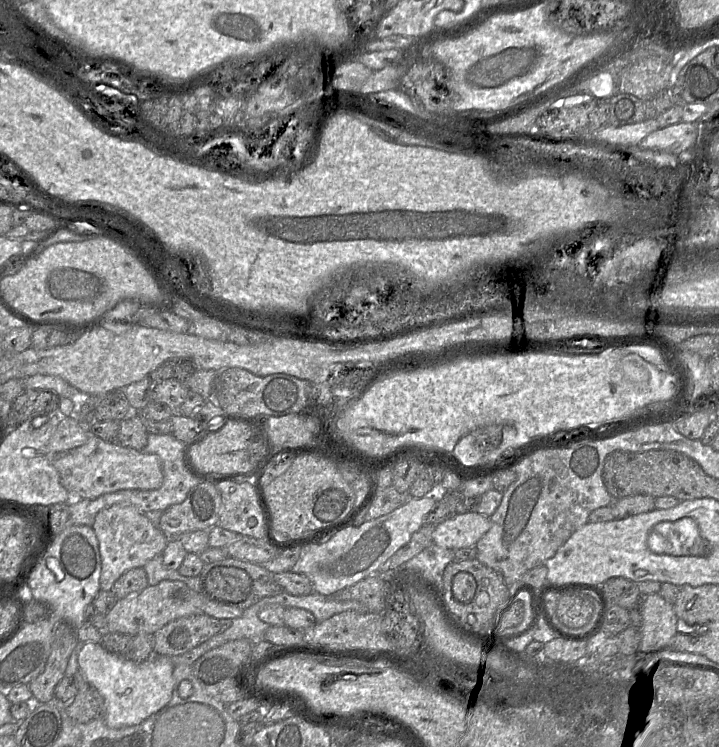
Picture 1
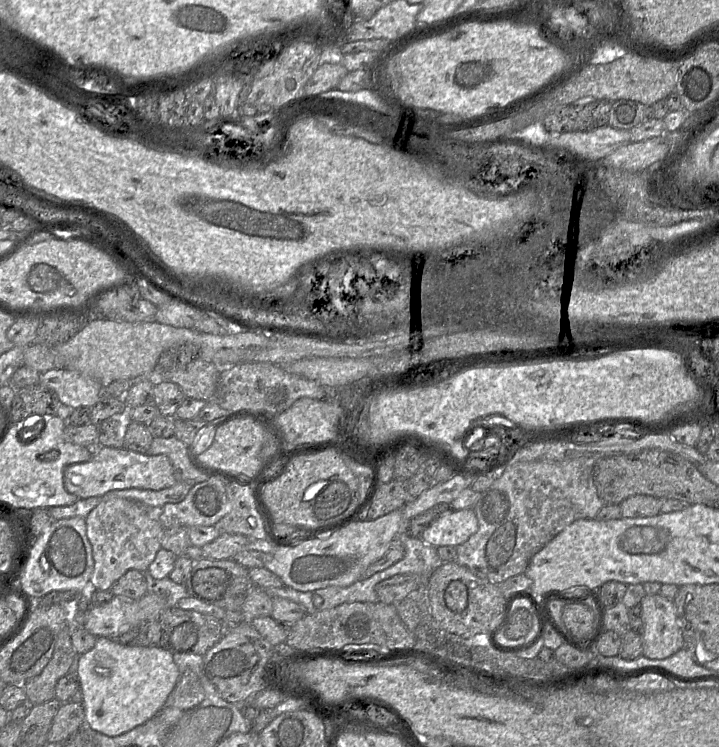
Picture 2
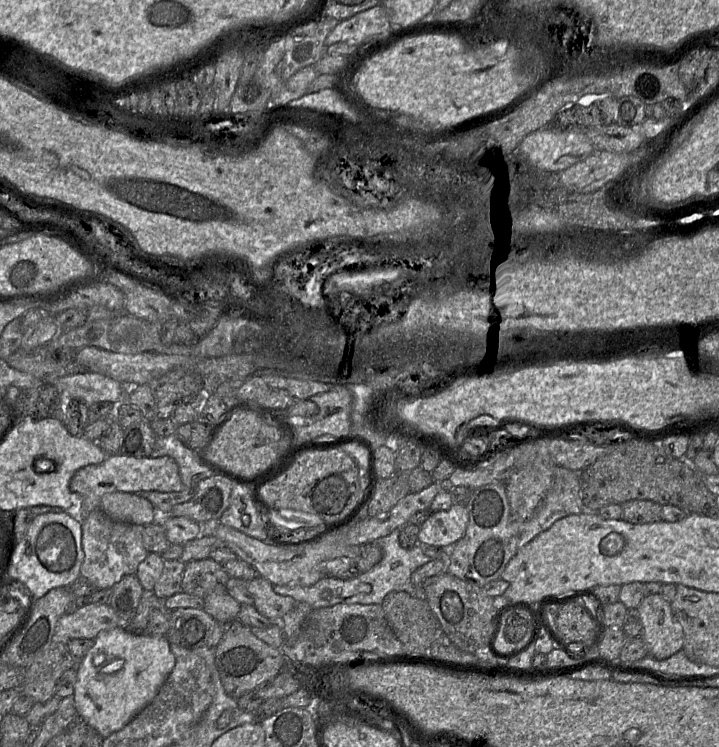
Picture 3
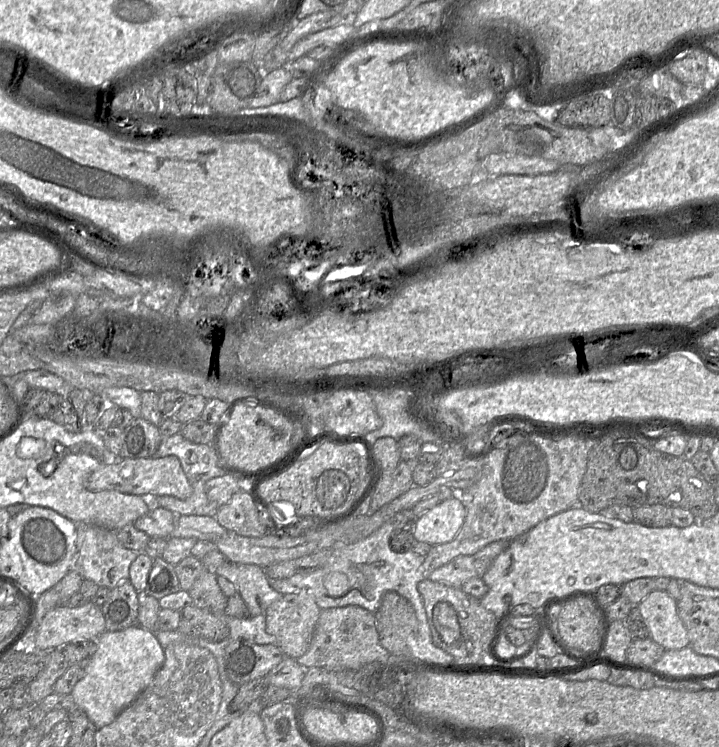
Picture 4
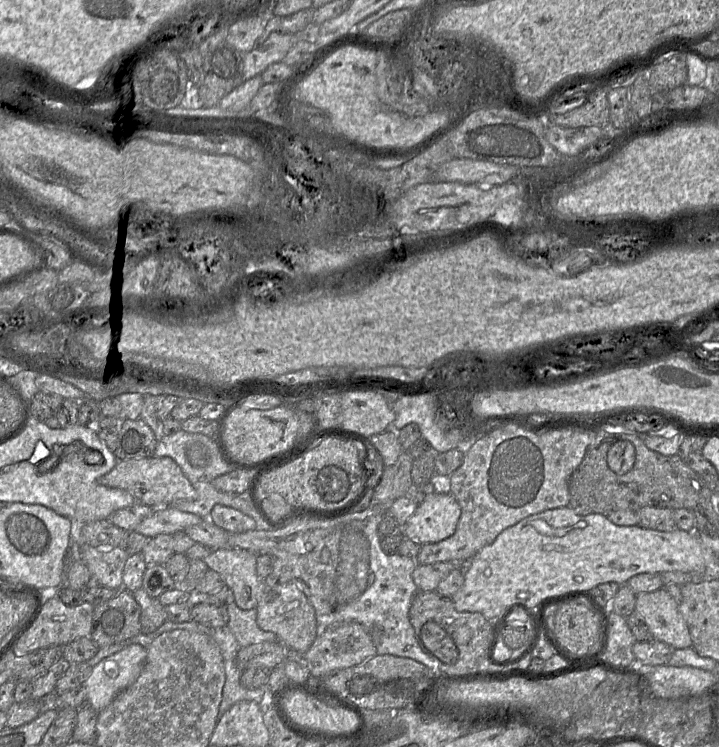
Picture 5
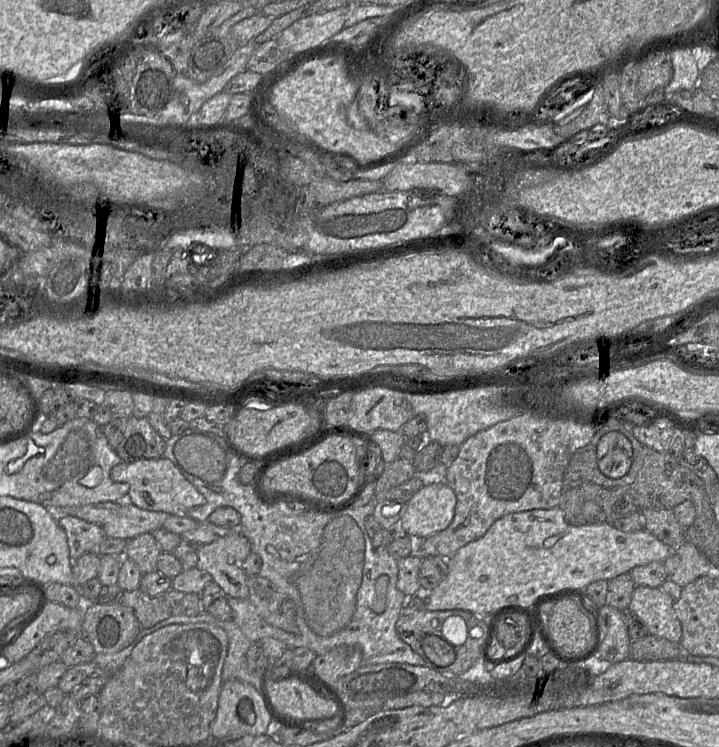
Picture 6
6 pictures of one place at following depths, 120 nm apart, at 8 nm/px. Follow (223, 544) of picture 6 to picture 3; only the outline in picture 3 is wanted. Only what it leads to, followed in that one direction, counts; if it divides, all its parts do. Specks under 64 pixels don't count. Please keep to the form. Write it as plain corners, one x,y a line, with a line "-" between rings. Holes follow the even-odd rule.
262,576
247,581
247,588
253,596
253,605
265,617
279,621
298,603
290,596
277,594
273,584

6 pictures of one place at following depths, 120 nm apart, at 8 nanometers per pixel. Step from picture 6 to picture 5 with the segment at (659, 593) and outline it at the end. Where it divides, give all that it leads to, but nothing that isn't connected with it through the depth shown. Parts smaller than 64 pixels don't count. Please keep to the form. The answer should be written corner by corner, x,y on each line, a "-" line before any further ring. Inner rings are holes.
665,588
637,594
635,611
644,619
652,638
665,642
674,649
692,647
691,634
679,610
679,603

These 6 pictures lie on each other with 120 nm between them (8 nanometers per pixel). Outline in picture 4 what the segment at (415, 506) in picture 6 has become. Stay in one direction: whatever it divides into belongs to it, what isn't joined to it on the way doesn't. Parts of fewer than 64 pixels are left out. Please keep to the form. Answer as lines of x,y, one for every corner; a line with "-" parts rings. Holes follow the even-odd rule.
455,494
418,517
413,527
413,537
430,545
450,542
459,532
465,517
465,504
459,494

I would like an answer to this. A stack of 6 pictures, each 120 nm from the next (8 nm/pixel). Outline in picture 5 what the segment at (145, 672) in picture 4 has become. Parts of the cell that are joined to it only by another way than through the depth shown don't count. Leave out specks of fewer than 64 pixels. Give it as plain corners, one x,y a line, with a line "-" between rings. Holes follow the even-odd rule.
131,644
101,660
82,684
87,702
97,712
105,709
121,691
137,680
146,658
147,648

